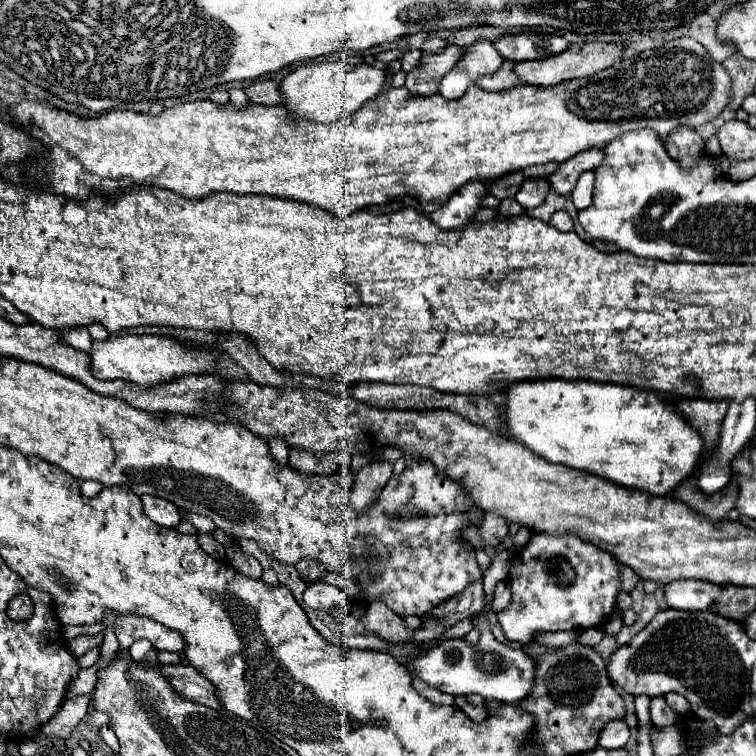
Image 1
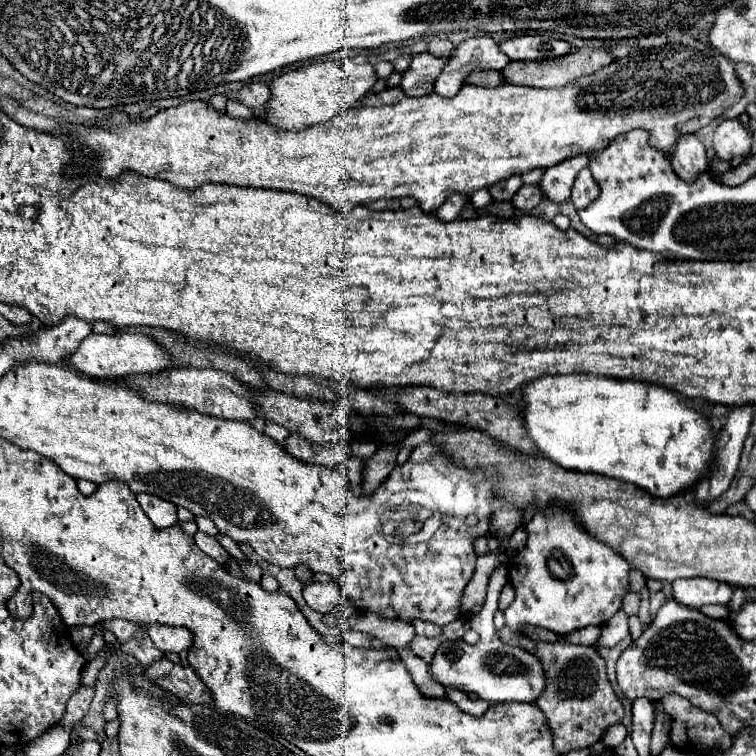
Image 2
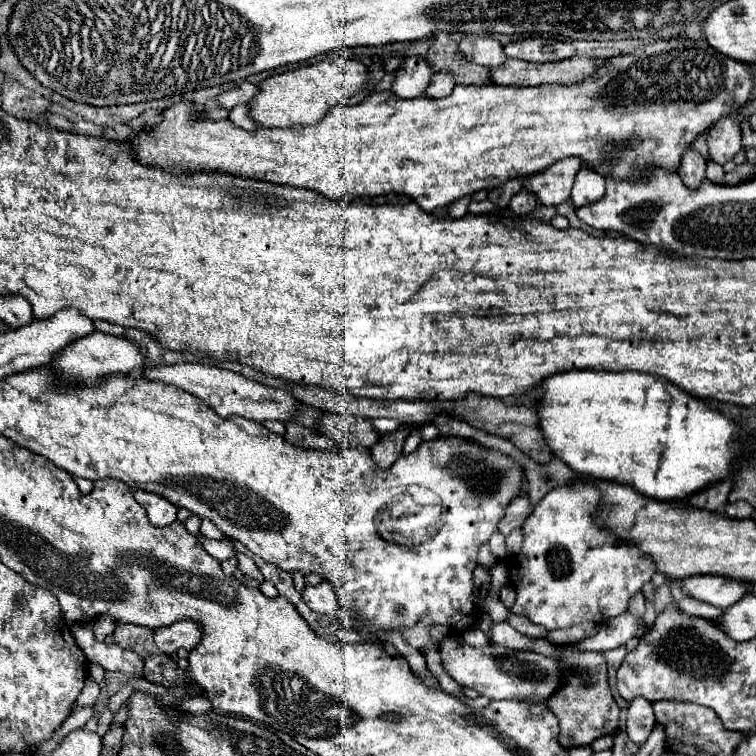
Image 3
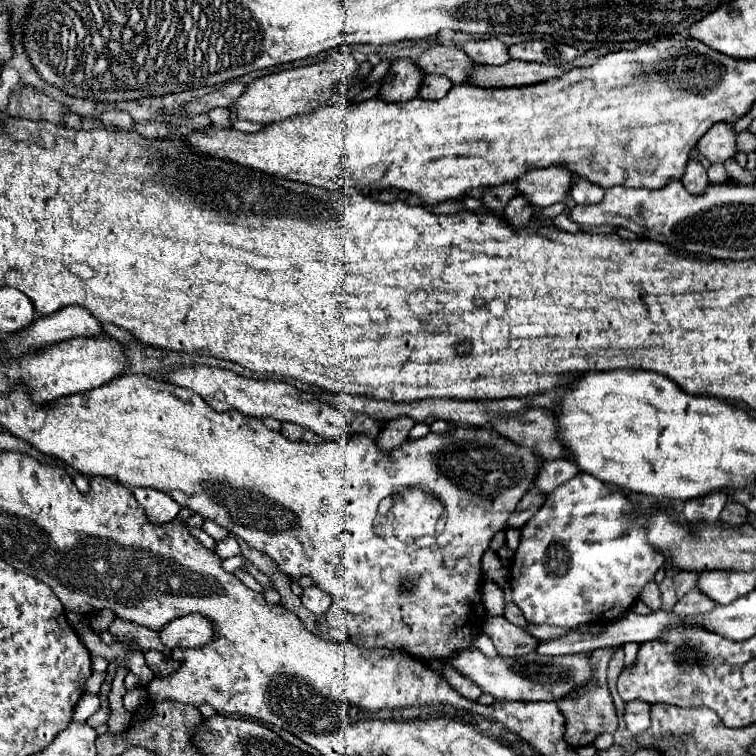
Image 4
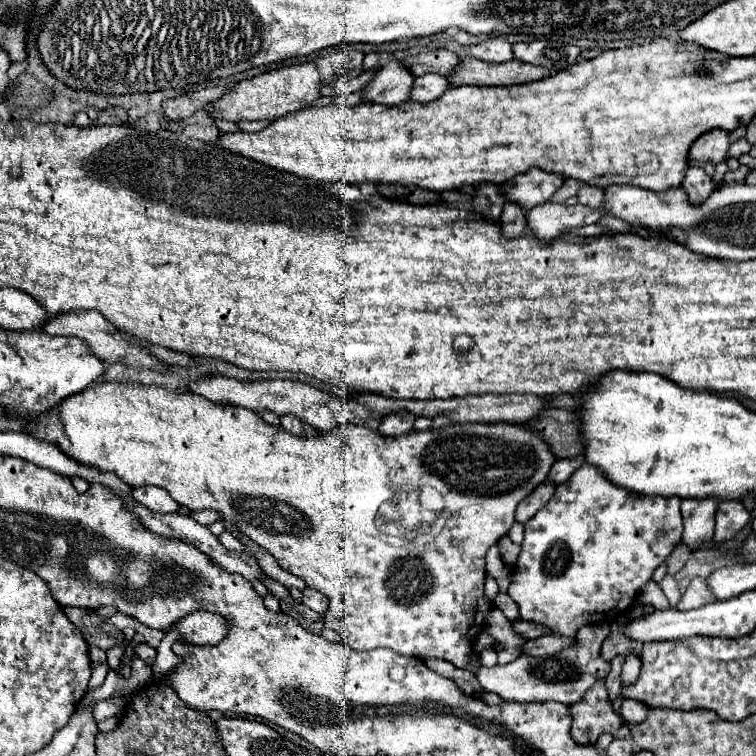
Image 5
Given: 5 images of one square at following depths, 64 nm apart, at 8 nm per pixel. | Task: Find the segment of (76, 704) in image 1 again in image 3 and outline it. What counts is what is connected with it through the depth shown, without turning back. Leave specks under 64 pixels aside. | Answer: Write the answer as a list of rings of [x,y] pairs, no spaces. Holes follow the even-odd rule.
[[[86,678],[86,684],[84,684],[84,688],[82,688],[80,696],[76,698],[72,712],[74,712],[74,710],[78,710],[78,708],[84,708],[84,706],[92,706],[92,704],[96,702],[98,694],[100,694],[100,688],[98,688],[98,684],[96,684],[92,678]]]

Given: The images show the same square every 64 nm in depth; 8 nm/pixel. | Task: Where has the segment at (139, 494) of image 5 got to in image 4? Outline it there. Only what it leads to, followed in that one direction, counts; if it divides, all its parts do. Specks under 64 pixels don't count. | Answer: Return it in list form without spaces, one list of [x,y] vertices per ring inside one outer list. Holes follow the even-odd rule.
[[[134,488],[132,492],[152,524],[168,524],[180,512],[180,506],[166,492],[156,492],[152,488]]]

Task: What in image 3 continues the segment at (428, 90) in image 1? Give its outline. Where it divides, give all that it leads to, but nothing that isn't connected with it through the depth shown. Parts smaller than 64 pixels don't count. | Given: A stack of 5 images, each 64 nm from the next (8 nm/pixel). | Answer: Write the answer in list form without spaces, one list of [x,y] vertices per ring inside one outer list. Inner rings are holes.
[[[424,56],[404,58],[402,68],[396,72],[392,92],[400,94],[404,98],[424,96],[432,74],[434,74],[434,66]]]

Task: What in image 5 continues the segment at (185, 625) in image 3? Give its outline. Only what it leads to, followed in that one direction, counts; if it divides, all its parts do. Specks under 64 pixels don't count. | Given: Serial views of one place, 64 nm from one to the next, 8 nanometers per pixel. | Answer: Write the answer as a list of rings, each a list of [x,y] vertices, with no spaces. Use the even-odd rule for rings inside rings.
[[[204,610],[192,612],[186,618],[178,620],[172,626],[182,642],[204,646],[204,644],[218,644],[226,636],[226,620],[218,614],[210,614]]]

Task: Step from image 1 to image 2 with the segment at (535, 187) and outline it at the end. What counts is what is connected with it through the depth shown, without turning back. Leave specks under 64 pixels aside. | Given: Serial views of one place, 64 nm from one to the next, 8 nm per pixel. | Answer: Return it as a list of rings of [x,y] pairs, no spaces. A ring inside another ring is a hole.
[[[524,184],[518,192],[516,192],[516,196],[512,198],[512,202],[514,202],[514,206],[518,208],[518,210],[532,210],[532,208],[536,208],[540,202],[542,202],[542,198],[544,198],[544,192],[538,188],[538,184]]]

